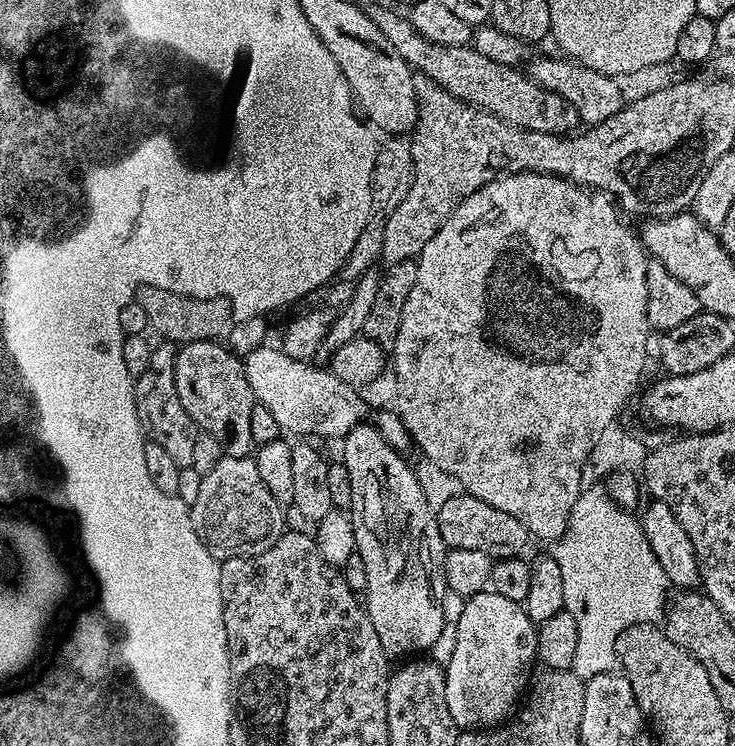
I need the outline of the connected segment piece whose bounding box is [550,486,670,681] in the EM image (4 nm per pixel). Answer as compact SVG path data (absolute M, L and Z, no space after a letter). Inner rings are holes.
M603 487L586 488L570 510L568 525L555 541L551 559L562 574L564 611L569 612L578 625L578 646L574 649L571 671L586 681L598 674L617 671L616 639L626 626L656 622L663 617L670 600L670 585L661 563L655 558L650 543L631 511L621 508L608 496Z

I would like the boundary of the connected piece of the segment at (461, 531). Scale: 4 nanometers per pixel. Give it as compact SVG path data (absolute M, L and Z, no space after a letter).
M461 494L450 498L450 502L442 502L440 508L435 509L438 534L442 538L445 549L457 548L458 550L482 550L482 554L491 556L493 561L511 560L519 557L520 552L530 543L526 526L518 522L518 518L505 514L482 498L474 498Z

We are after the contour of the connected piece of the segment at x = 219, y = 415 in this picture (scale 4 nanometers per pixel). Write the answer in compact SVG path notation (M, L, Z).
M215 339L195 340L179 345L172 361L172 378L182 410L199 431L210 434L229 456L246 456L253 451L250 412L254 397L246 382L244 362L231 348Z

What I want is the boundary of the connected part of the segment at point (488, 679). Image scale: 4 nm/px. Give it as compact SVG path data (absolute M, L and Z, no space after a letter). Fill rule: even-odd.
M485 590L465 599L462 618L454 625L456 641L452 644L452 657L448 660L448 669L442 672L446 706L457 729L491 730L517 707L529 679L528 671L536 660L536 629L537 625L527 616L524 605L502 598L502 594Z

